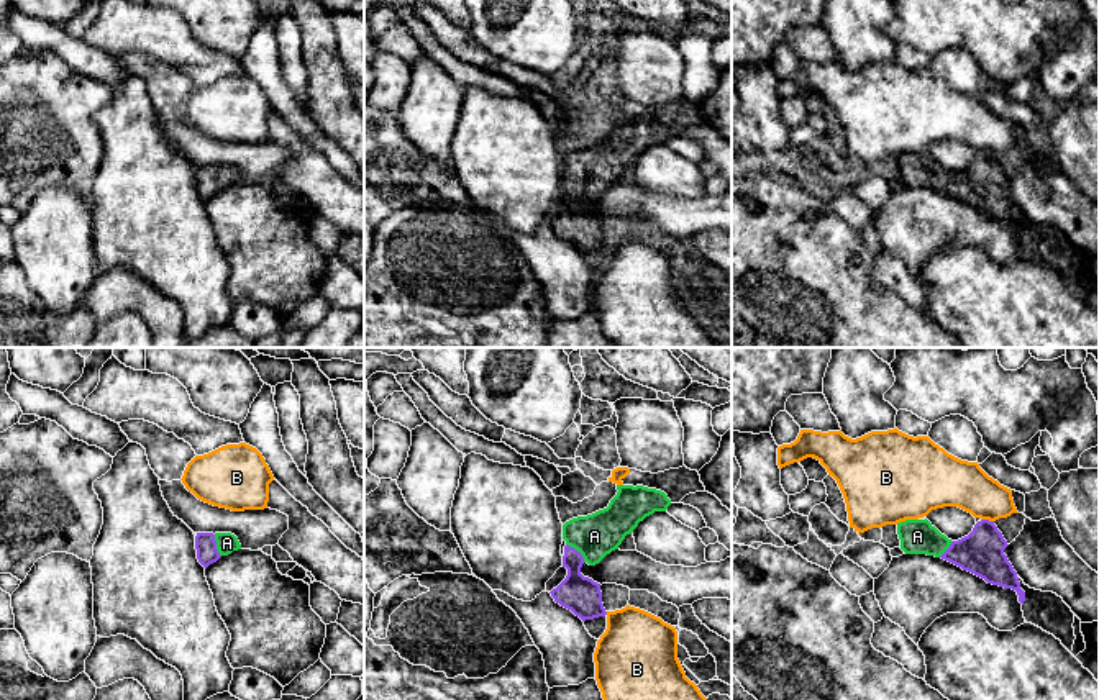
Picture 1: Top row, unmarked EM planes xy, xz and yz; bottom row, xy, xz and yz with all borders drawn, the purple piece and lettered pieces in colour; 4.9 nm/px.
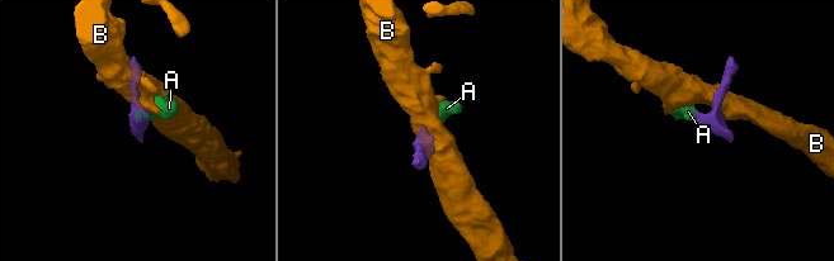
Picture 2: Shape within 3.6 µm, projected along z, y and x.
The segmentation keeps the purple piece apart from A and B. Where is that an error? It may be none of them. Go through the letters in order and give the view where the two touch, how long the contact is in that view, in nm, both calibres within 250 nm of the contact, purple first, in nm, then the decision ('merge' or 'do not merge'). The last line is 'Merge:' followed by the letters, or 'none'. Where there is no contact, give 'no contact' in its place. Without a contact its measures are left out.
A: contact in xz; length 130 nm; calibres 180 and 220 nm; merge
B: contact in yz; length 70 nm; calibres 220 and 240 nm; do not merge
Merge: A

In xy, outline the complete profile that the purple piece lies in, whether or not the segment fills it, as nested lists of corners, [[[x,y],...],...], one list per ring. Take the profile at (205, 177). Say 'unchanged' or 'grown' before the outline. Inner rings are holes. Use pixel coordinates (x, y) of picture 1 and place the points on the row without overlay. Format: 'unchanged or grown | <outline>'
grown | [[[197,166],[195,182],[198,195],[207,202],[221,189],[241,182],[238,170],[231,166]]]

